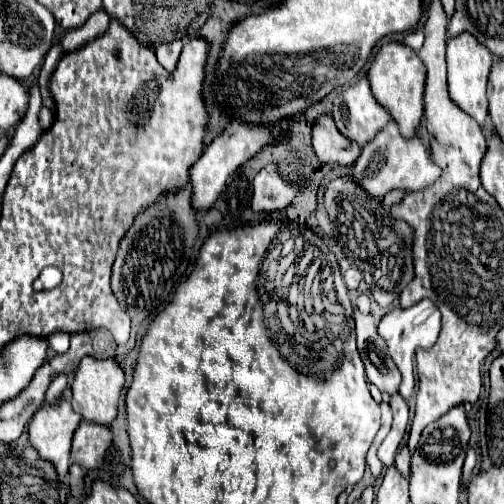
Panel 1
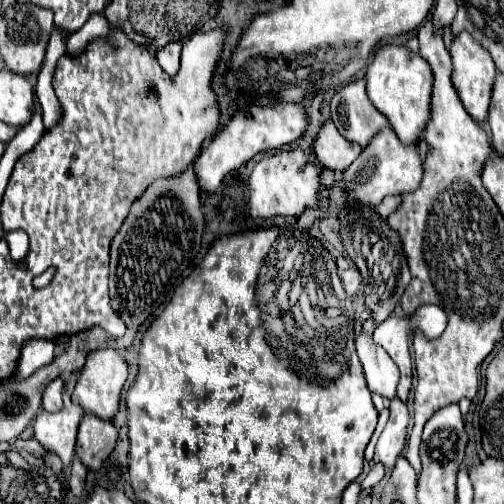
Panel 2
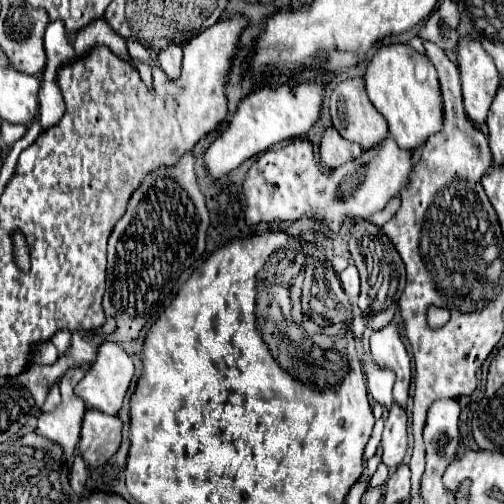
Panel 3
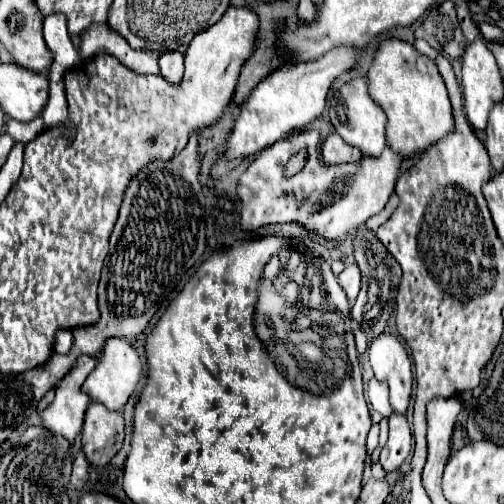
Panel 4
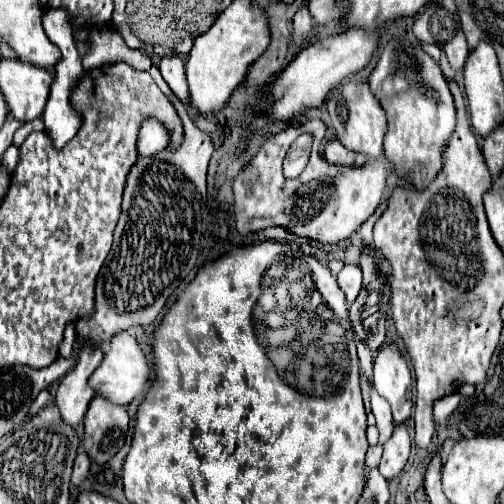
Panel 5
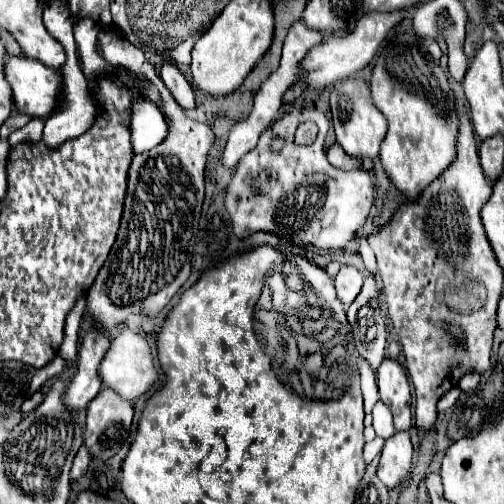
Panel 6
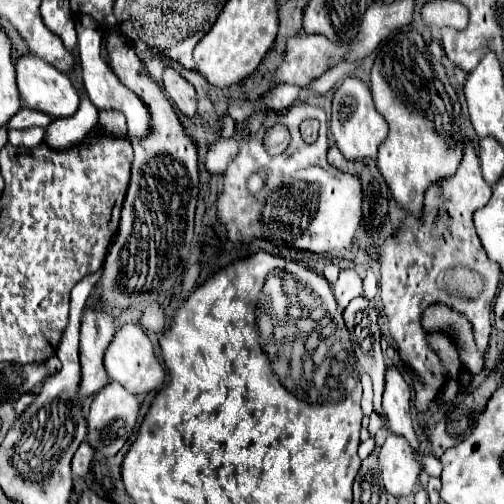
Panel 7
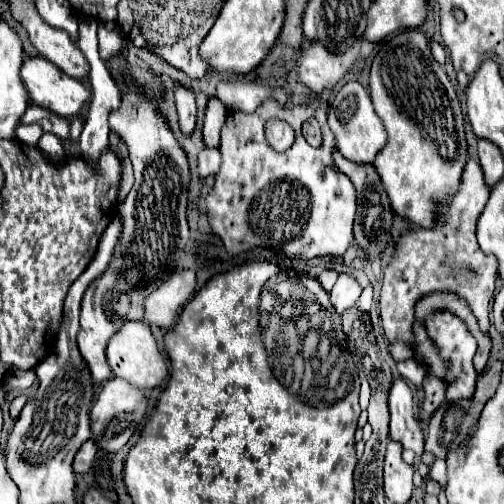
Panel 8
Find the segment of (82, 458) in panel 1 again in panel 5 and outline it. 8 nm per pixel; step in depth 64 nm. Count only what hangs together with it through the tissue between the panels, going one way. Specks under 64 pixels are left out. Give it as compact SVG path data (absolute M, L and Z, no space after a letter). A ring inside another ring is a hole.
M96 396L84 416L82 446L90 460L106 464L126 442L128 412L124 406L114 406L102 396Z

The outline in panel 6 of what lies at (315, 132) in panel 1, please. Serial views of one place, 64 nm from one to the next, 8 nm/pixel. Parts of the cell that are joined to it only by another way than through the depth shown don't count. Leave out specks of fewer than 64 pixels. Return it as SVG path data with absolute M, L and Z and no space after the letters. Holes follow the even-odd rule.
M332 144L328 148L328 162L340 170L354 170L354 168L364 168L364 158L356 156L346 156L344 148L340 144Z

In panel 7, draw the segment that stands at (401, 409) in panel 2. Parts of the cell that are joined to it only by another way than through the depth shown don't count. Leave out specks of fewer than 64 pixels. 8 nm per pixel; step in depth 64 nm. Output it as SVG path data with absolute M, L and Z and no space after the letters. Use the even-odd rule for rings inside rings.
M388 434L384 446L378 450L378 468L386 490L394 496L408 496L420 474L420 464L416 462L412 448L402 436Z

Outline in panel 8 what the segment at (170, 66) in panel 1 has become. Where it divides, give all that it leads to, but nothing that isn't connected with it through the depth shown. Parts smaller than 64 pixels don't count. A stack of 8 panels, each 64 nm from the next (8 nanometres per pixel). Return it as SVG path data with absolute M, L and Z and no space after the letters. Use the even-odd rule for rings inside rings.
M174 82L174 98L176 98L176 108L178 108L178 118L180 126L186 134L194 130L196 124L196 98L194 92L180 82Z

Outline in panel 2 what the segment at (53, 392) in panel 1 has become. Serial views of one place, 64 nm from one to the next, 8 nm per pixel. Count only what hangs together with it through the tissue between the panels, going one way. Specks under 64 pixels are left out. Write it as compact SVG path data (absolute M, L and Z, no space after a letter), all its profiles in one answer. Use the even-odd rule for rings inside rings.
M56 378L48 384L48 388L44 390L44 400L42 400L42 406L44 410L60 410L62 406L62 390L64 390L64 382L62 378Z

